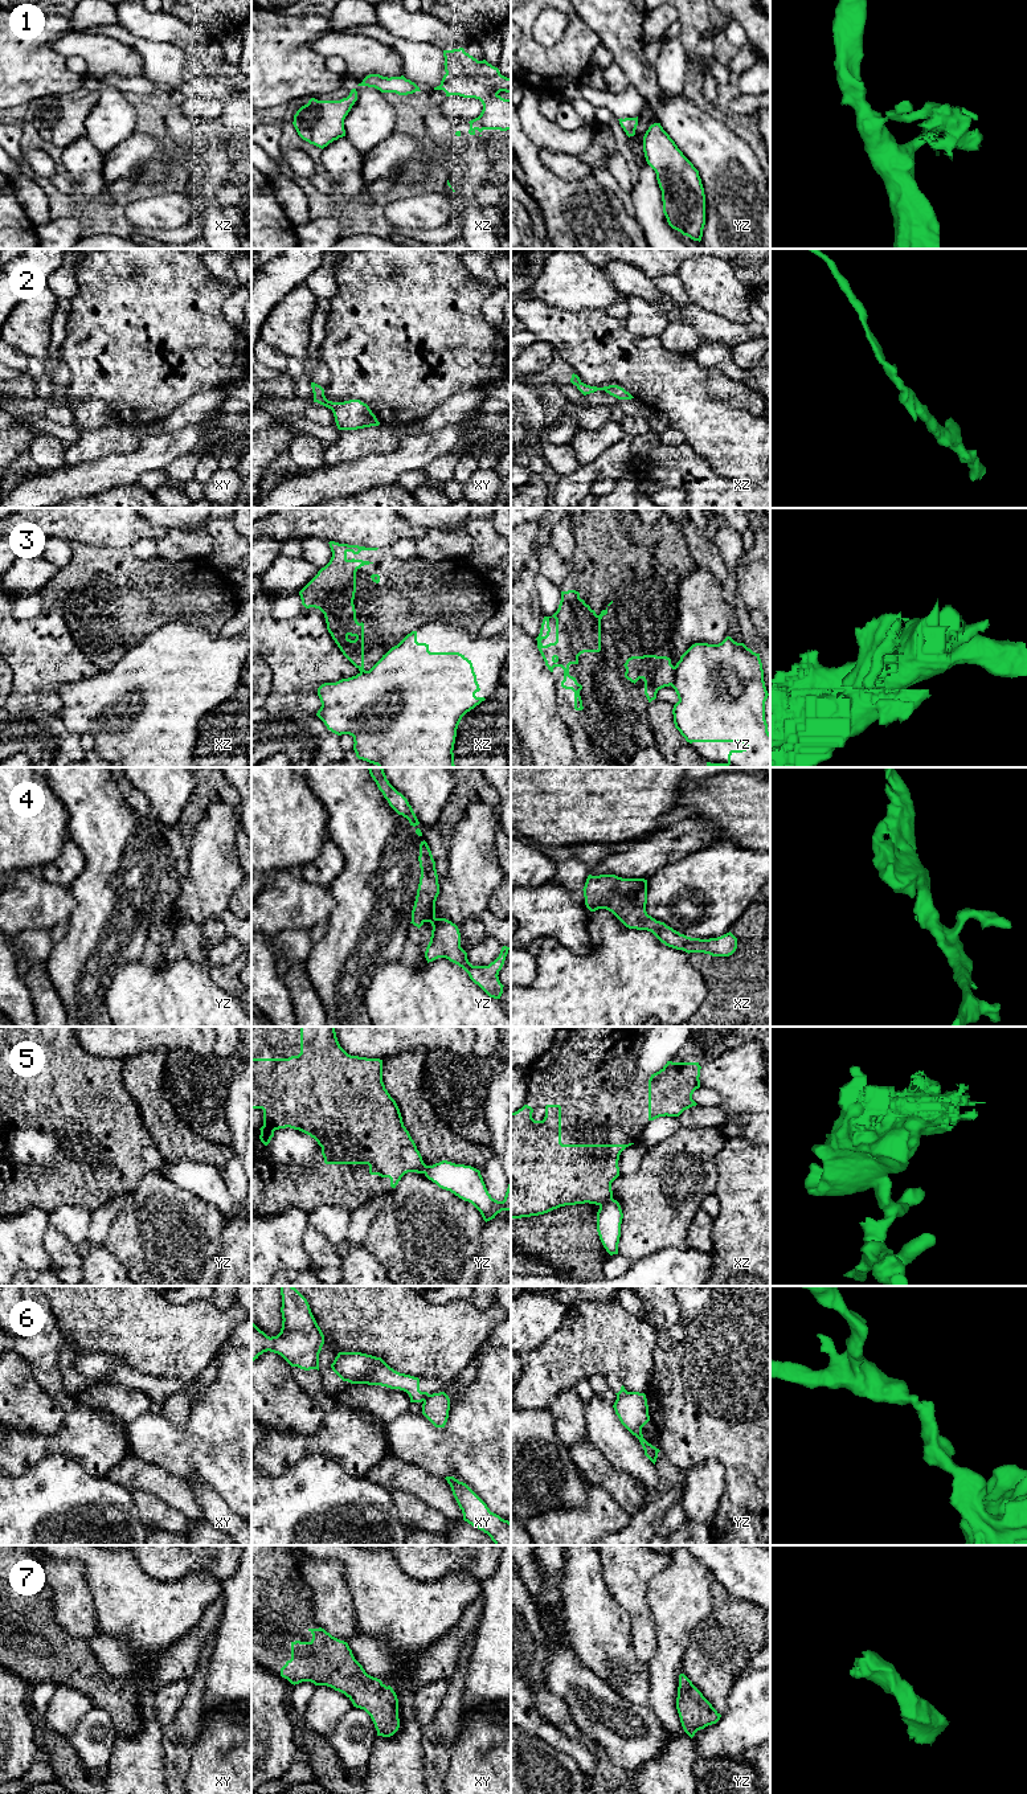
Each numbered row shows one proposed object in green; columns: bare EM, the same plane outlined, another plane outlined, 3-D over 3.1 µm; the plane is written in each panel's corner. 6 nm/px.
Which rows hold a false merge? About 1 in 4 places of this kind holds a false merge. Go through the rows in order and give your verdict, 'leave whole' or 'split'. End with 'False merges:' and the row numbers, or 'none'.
1: leave whole
2: leave whole
3: split
4: leave whole
5: split
6: split
7: leave whole
False merges: 3, 5, 6

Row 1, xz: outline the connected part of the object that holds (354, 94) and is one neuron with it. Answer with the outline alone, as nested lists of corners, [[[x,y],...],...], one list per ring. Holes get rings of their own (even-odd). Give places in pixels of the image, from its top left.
[[[356,89],[340,101],[311,98],[296,111],[292,124],[303,140],[323,150],[334,140],[345,136],[344,119],[356,101]]]

